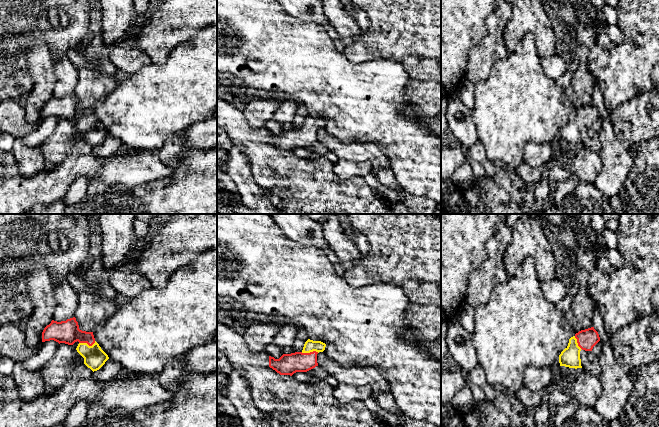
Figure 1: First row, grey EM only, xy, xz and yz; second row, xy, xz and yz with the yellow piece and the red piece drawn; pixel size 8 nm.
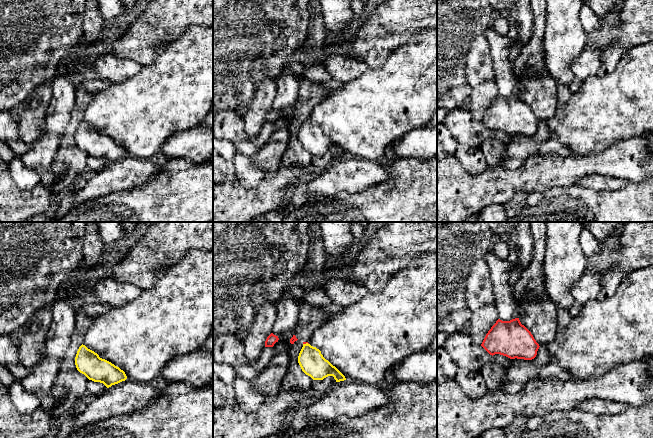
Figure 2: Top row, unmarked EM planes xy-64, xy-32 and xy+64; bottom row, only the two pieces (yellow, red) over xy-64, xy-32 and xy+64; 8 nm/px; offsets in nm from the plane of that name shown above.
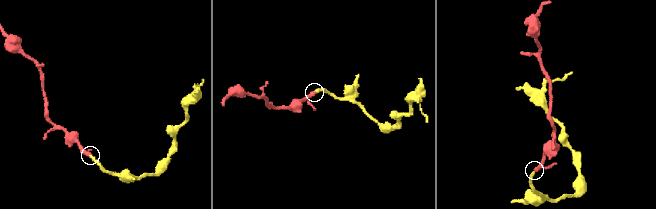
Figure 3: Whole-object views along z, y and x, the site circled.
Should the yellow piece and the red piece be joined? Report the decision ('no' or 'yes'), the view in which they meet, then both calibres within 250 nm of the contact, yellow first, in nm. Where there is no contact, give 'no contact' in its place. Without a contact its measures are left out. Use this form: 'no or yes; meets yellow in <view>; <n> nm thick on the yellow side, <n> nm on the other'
yes; meets yellow in xy; 180 nm thick on the yellow side, 190 nm on the other

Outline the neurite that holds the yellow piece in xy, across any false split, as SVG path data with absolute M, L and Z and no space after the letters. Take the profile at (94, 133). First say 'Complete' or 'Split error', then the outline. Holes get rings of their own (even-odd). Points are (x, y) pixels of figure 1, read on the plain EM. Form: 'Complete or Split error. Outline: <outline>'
Split error. Outline: M75 93L61 98L52 96L42 108L42 118L50 116L68 121L78 117L76 126L84 134L84 140L93 148L99 146L109 135L95 117L93 108L80 106Z

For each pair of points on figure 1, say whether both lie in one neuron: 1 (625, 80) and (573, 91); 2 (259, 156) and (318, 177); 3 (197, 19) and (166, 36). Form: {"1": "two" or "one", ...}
{"1": "two", "2": "one", "3": "one"}

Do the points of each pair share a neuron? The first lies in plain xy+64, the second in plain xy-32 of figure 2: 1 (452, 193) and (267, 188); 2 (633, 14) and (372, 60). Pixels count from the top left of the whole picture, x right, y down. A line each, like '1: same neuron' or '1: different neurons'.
1: same neuron
2: same neuron

